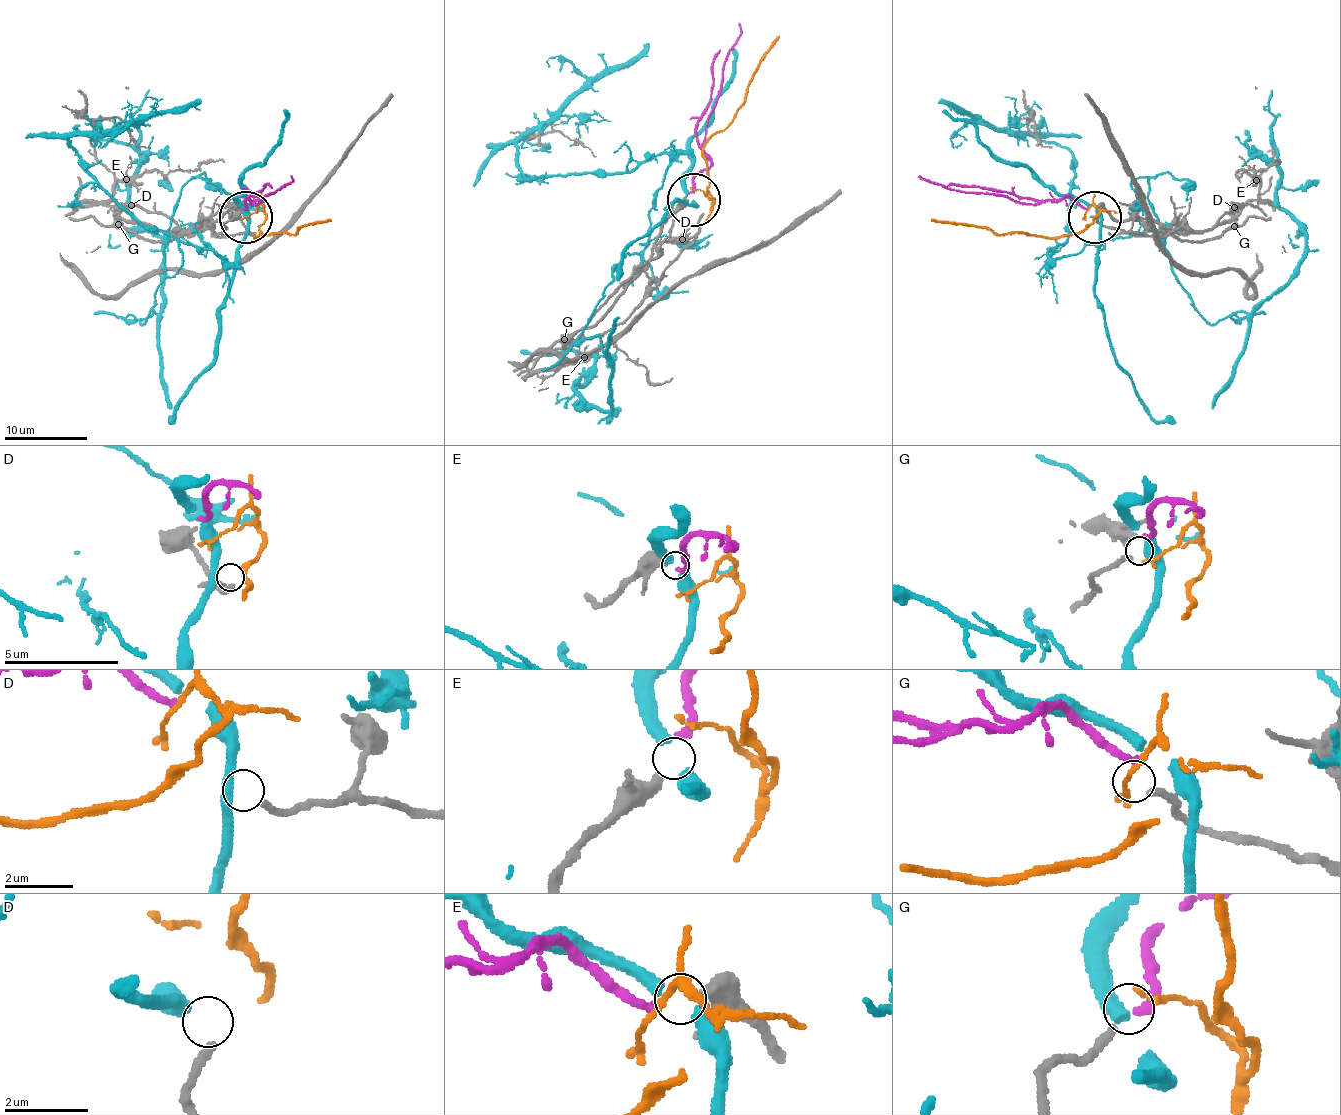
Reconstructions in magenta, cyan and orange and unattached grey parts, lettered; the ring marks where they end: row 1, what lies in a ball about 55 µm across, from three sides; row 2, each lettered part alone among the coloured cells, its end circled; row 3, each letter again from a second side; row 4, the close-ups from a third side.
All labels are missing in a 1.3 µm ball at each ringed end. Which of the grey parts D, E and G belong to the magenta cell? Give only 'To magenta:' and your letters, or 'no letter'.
To magenta: E

